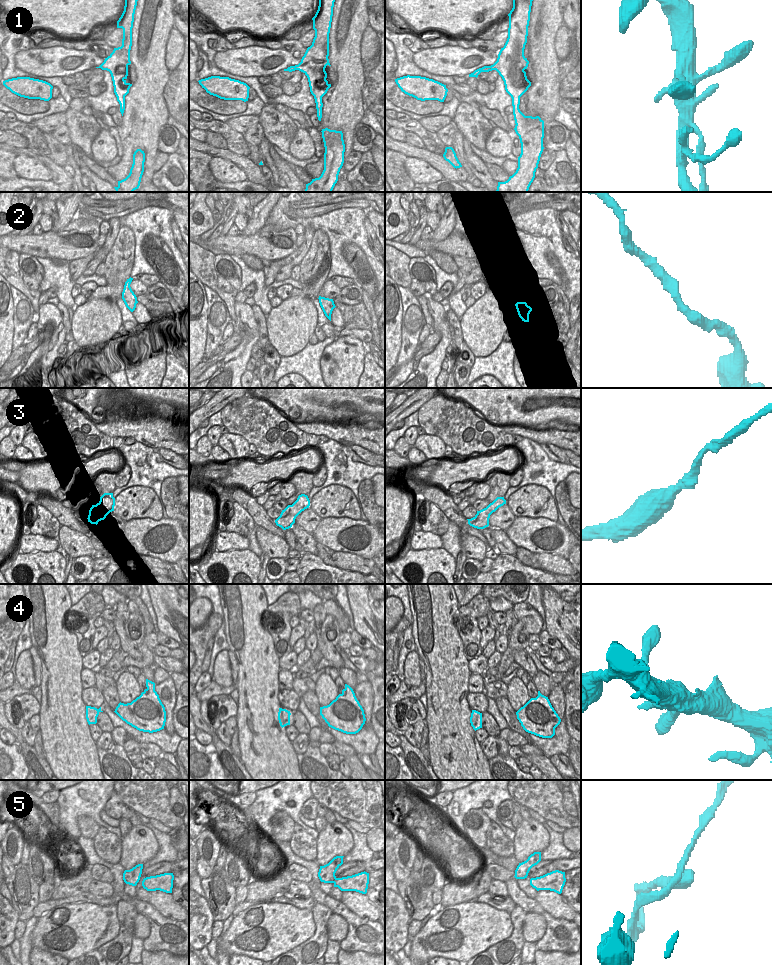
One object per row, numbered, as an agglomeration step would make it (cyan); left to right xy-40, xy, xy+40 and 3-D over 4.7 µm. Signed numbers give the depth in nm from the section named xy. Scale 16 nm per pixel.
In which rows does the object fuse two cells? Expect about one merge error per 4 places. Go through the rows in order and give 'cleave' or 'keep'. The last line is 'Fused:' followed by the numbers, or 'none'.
1: keep
2: keep
3: keep
4: keep
5: keep
Fused: none

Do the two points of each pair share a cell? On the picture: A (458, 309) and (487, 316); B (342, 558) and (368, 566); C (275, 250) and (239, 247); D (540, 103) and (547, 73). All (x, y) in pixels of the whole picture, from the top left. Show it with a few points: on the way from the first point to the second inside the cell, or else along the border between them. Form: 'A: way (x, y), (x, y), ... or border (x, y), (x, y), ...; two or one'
A: border (468, 308), (460, 319); two
B: way (348, 561), (362, 565); one
C: way (266, 247), (248, 247); one
D: way (543, 96), (547, 80); one

